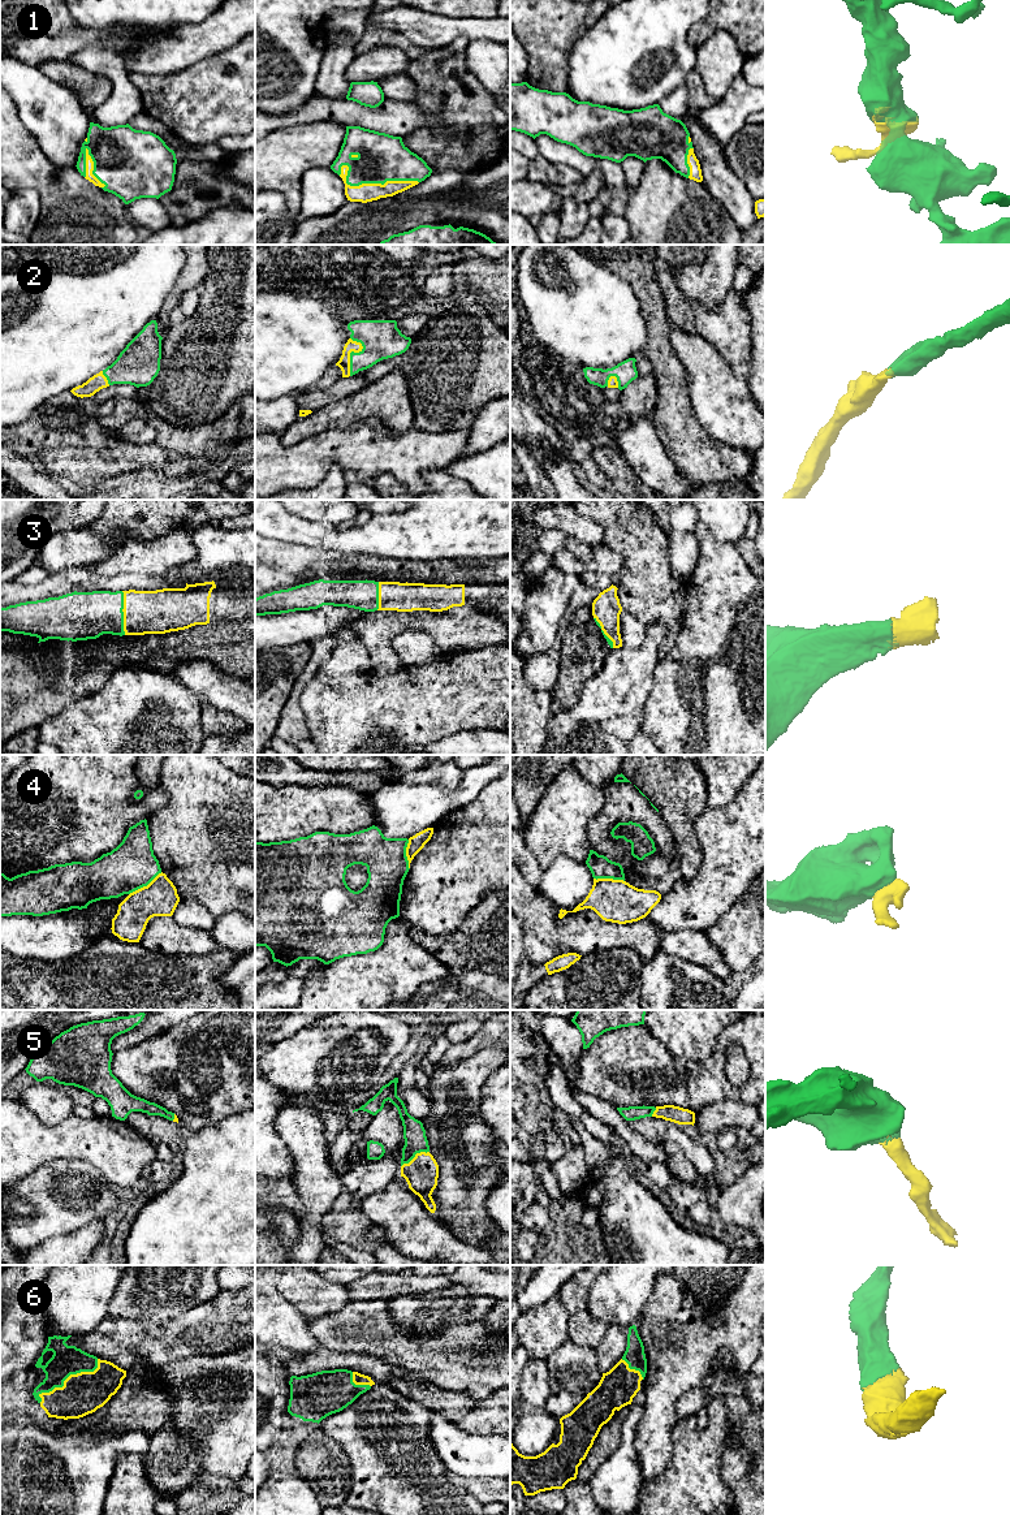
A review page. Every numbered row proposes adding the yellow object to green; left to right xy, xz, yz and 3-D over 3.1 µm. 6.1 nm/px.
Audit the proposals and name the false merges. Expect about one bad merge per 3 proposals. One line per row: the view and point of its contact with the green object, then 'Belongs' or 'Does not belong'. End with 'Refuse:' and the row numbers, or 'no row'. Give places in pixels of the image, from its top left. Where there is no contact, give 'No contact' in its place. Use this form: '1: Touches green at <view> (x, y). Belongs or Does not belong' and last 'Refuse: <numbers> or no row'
1: Touches green at xz (367, 182). Belongs
2: Touches green at xz (352, 352). Belongs
3: Touches green at xy (122, 613). Belongs
4: Touches green at xy (145, 885). Does not belong
5: Touches green at xz (414, 1156). Belongs
6: Touches green at xy (67, 1377). Belongs
Refuse: 4

